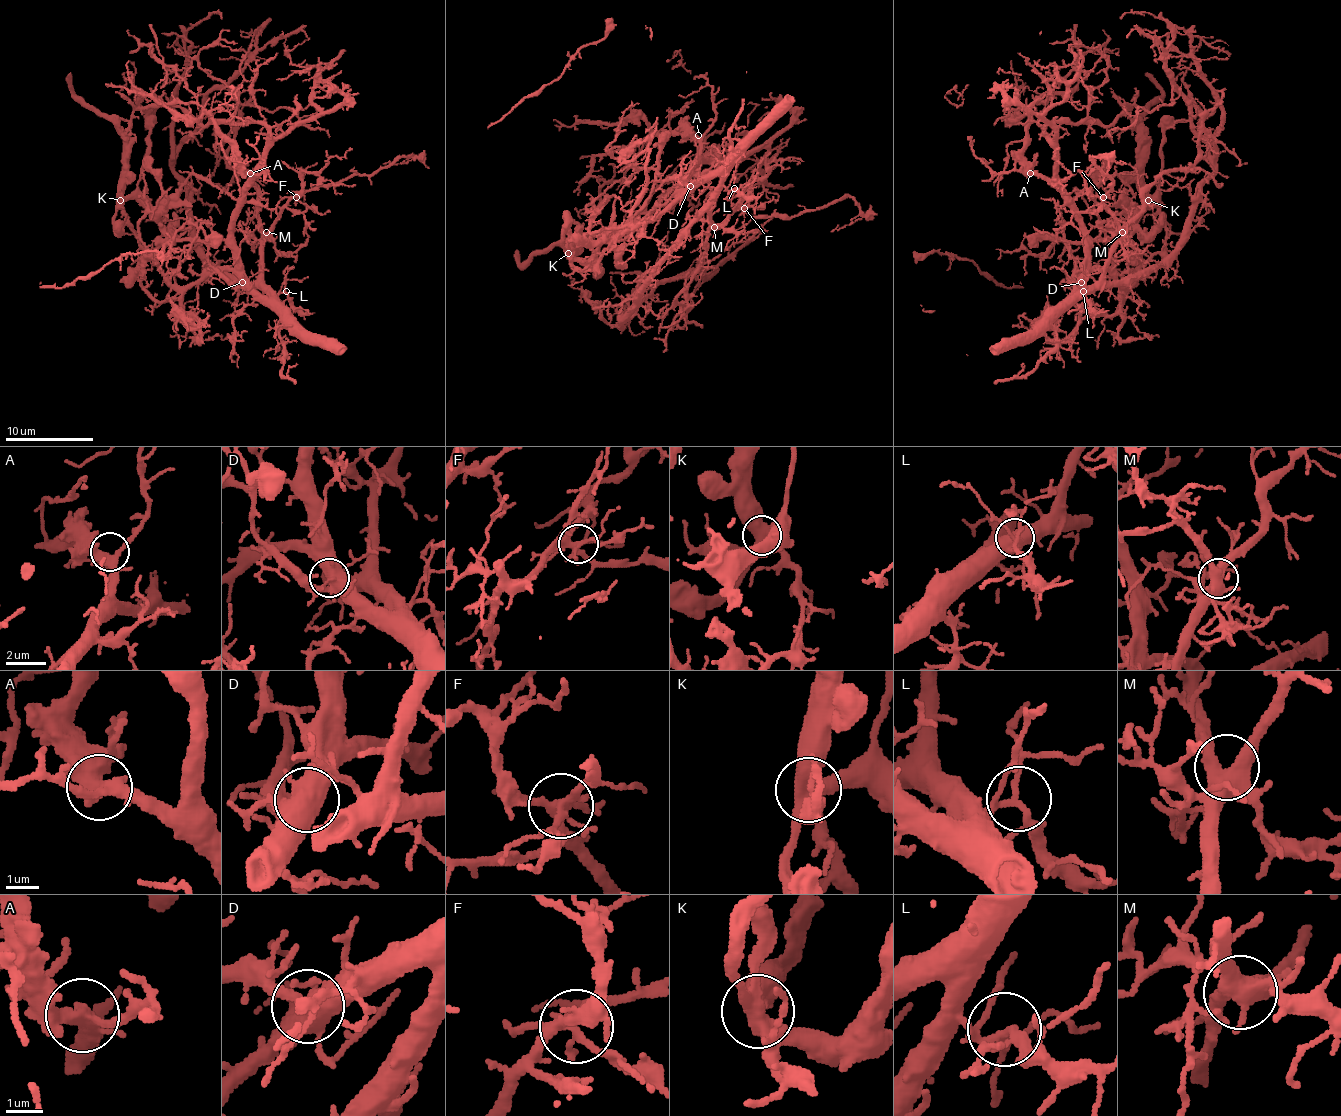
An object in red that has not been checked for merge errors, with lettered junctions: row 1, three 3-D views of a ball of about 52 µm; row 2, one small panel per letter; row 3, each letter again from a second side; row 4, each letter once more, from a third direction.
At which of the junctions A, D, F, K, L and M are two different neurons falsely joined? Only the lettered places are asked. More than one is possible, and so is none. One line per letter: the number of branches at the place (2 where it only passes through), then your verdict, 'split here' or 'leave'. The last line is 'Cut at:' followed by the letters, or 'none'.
A: 4 branches meet; leave
D: 5 branches meet; leave
F: 6 branches meet; leave
K: 5 branches meet; split here
L: 5 branches meet; leave
M: 5 branches meet; leave
Cut at: K

